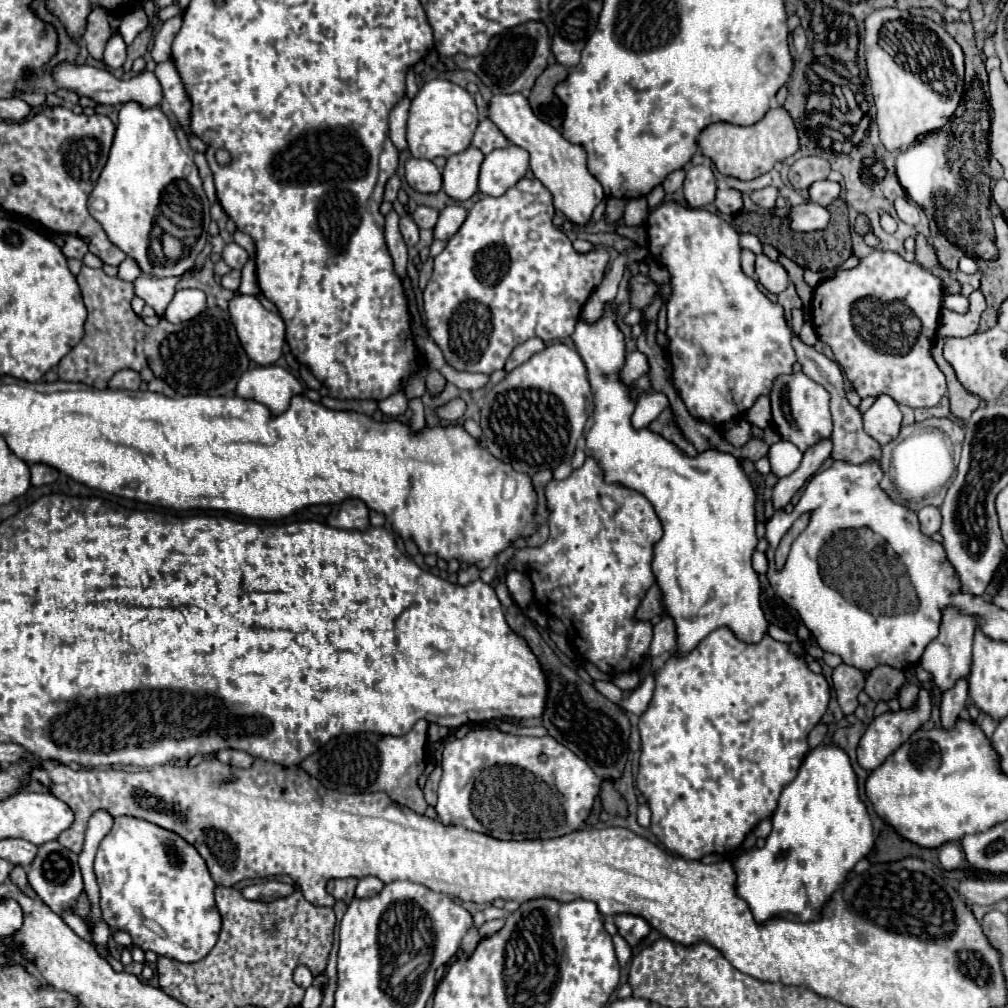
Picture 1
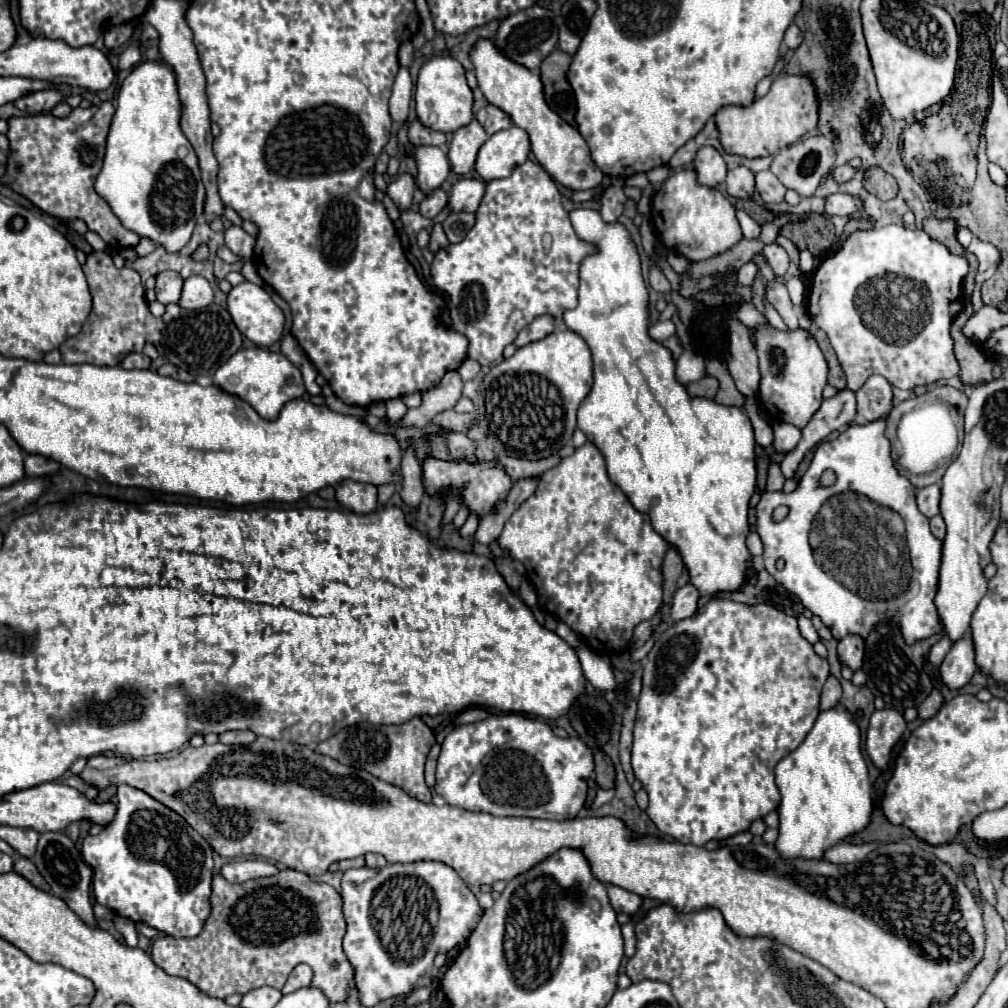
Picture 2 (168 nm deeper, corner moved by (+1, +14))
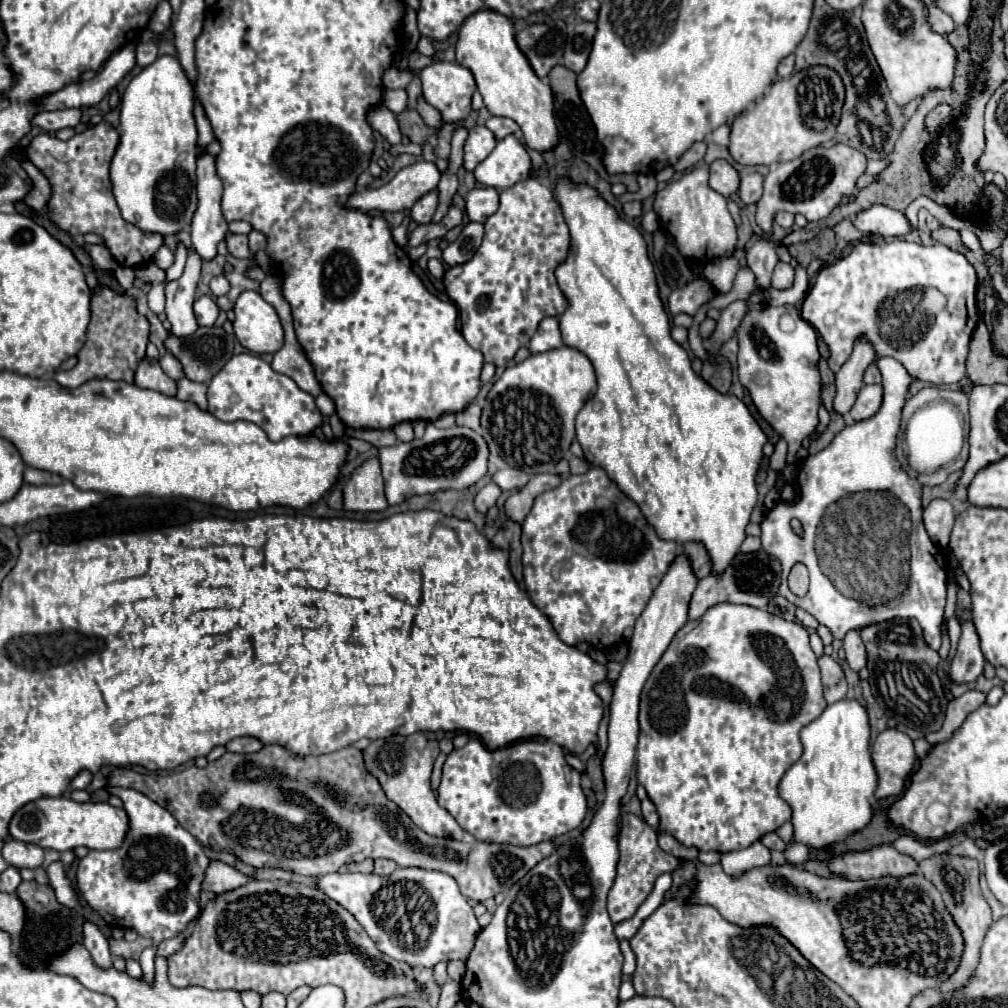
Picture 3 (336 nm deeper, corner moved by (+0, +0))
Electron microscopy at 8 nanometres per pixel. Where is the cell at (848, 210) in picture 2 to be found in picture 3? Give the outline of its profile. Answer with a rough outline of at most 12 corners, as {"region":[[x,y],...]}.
{"region":[[871,206],[853,224],[867,234],[899,238],[913,228],[903,212]]}

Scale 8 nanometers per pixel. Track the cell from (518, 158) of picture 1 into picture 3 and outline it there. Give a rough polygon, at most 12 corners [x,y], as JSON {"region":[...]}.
{"region":[[511,134],[475,168],[475,178],[503,190],[527,180],[531,158]]}

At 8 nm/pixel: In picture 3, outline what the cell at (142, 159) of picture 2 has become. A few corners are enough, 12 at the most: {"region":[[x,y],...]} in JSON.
{"region":[[159,56],[121,98],[121,216],[175,234],[195,212],[195,86]]}

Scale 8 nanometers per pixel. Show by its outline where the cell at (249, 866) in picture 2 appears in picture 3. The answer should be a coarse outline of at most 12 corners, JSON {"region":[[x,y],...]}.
{"region":[[211,860],[201,890],[223,894],[251,878]]}

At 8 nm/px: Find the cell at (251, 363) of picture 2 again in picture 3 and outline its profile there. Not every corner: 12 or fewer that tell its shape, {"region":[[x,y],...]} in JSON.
{"region":[[255,354],[209,382],[209,412],[277,442],[323,424],[315,398]]}

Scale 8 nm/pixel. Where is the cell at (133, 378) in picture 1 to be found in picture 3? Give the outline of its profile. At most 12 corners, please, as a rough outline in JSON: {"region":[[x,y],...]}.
{"region":[[151,358],[139,362],[139,388],[175,396],[177,382]]}

